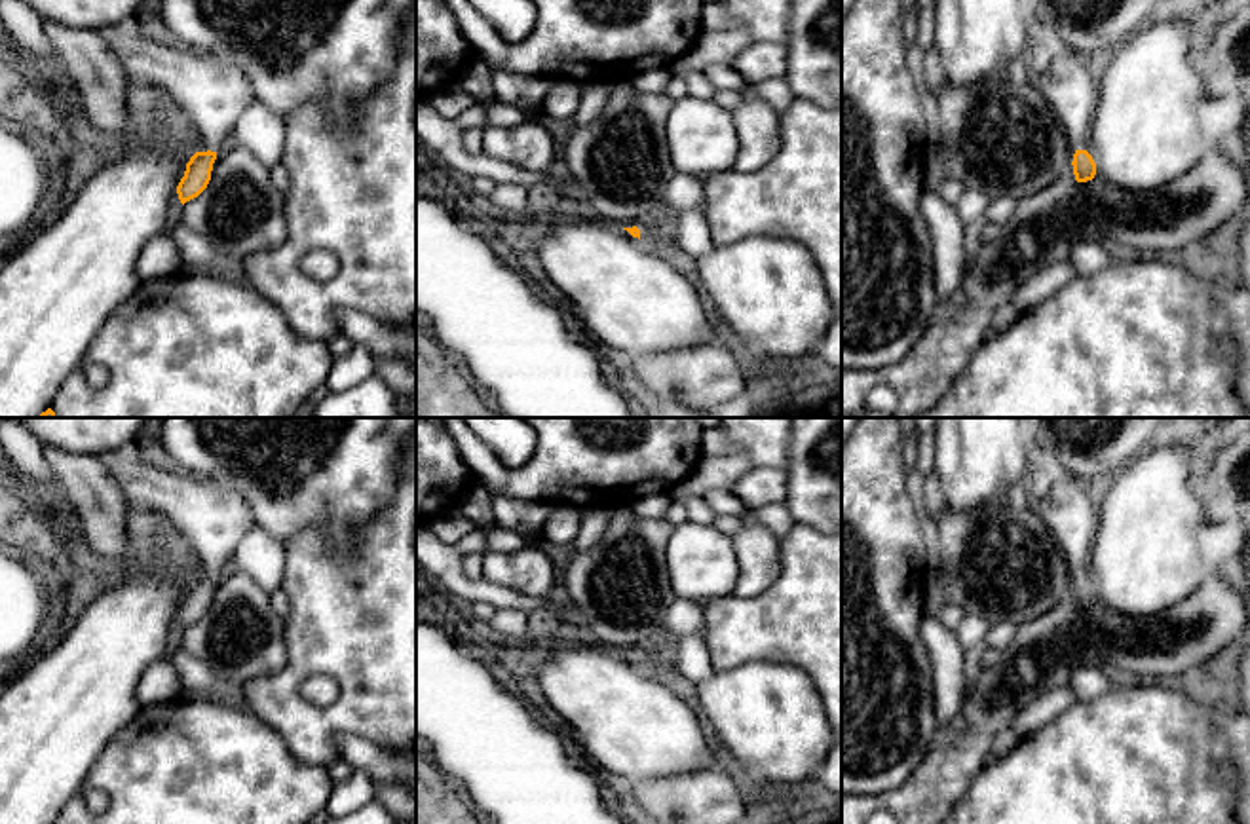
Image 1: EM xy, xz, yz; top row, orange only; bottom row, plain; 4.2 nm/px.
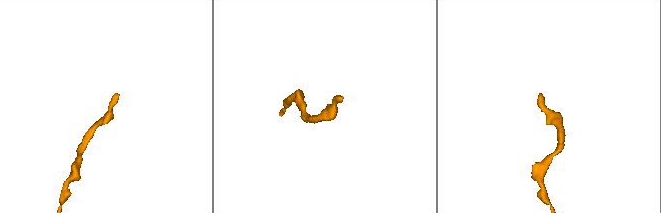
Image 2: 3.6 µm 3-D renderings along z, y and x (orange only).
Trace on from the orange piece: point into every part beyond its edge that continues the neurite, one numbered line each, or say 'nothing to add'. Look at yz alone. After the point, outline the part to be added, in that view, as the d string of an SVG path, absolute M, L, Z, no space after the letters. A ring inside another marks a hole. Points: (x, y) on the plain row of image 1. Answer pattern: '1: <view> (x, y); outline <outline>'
1: yz (1068, 507); outline M1051 473L1032 503L1058 541L1073 575L1087 575L1096 535L1096 492L1085 482Z

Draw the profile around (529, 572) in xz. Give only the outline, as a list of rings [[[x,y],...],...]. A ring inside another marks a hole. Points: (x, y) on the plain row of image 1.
[[[538,547],[517,552],[483,552],[483,579],[530,598],[559,594],[559,575]]]

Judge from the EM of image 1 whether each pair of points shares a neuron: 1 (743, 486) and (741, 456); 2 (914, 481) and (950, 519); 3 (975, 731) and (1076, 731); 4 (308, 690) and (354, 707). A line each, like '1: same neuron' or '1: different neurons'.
1: different neurons
2: different neurons
3: different neurons
4: different neurons

